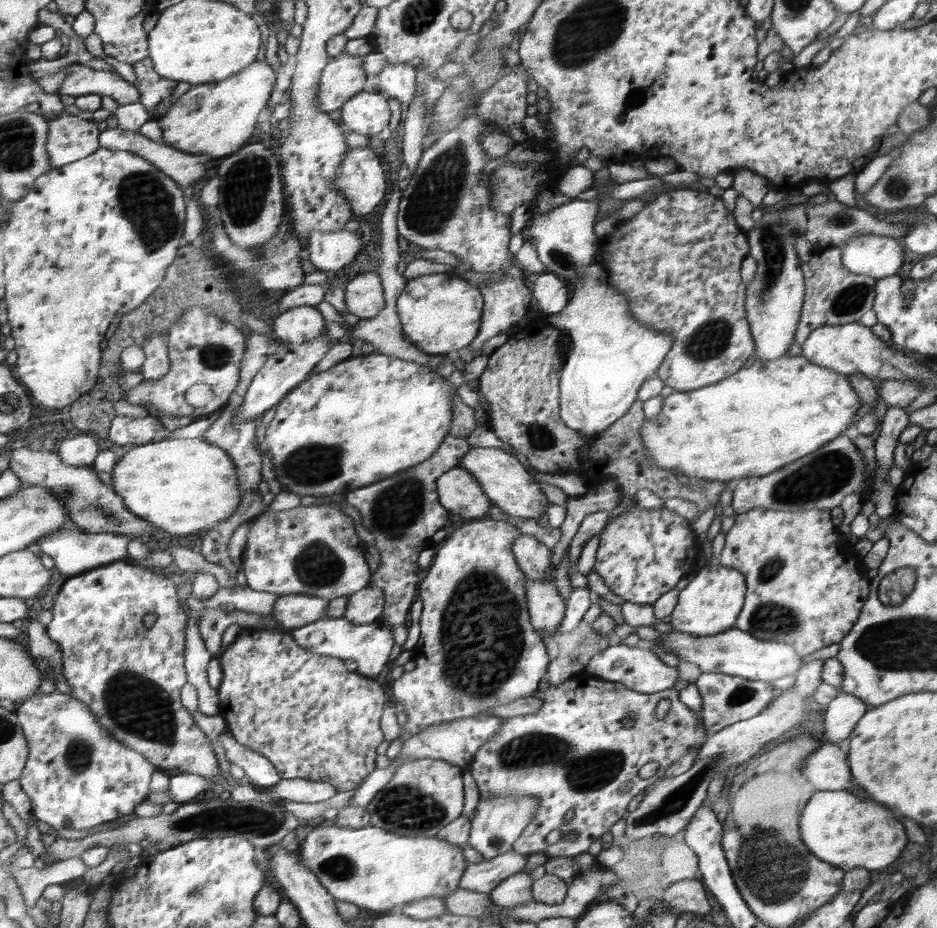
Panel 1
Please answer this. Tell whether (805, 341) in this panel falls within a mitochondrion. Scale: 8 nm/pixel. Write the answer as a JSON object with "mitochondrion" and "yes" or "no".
{"mitochondrion":"no"}

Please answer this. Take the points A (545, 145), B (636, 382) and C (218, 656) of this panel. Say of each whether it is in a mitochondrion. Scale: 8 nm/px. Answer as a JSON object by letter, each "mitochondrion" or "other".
{"A":"other","B":"other","C":"other"}

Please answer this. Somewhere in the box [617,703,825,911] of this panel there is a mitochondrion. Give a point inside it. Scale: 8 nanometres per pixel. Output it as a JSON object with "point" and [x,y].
{"point":[772,871]}

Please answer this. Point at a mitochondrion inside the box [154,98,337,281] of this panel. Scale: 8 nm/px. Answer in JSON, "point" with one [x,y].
{"point":[248,180]}

